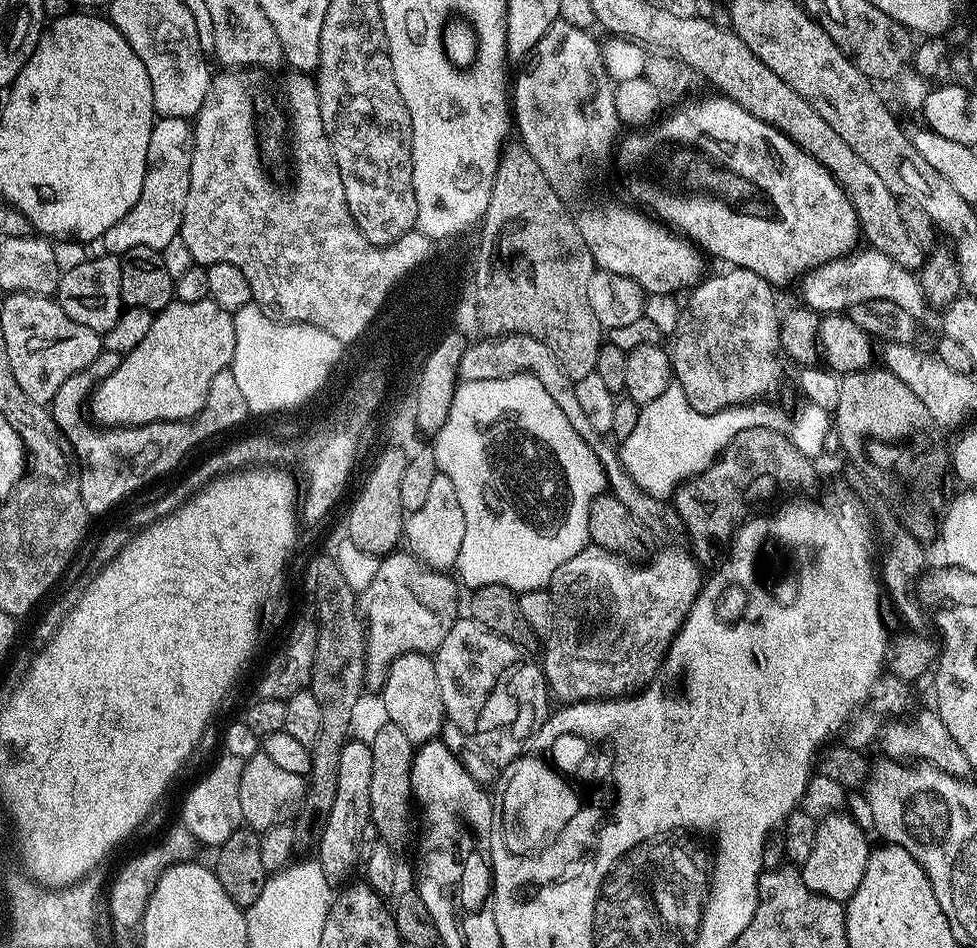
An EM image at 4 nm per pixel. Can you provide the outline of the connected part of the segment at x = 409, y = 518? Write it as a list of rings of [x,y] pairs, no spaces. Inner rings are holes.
[[[439,474],[436,475],[422,510],[407,513],[404,522],[404,534],[407,551],[417,556],[422,563],[430,568],[437,568],[439,572],[448,572],[455,569],[458,554],[462,550],[462,538],[466,538],[466,517],[462,515],[462,506],[458,506],[458,493],[454,491],[454,482],[450,482],[450,478]]]

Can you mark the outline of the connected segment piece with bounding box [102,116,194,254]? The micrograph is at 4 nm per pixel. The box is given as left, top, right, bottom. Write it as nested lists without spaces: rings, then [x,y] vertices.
[[[161,116],[150,130],[148,169],[142,182],[142,194],[138,202],[117,224],[110,226],[102,237],[103,251],[123,254],[135,247],[162,250],[171,239],[180,235],[182,218],[186,210],[186,194],[190,190],[190,162],[194,128],[182,117]]]

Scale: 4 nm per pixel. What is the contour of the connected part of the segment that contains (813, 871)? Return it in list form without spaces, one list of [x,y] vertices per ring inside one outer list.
[[[836,814],[819,823],[814,850],[799,869],[800,876],[813,894],[841,902],[847,902],[858,890],[858,882],[862,882],[862,874],[866,874],[870,851],[870,843],[864,837],[859,822],[844,815]]]

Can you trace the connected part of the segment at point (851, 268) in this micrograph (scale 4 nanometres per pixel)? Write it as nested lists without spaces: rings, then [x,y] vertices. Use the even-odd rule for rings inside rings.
[[[853,250],[837,260],[826,262],[822,266],[805,272],[800,284],[800,296],[803,307],[812,308],[821,314],[844,314],[849,308],[858,306],[858,302],[894,302],[902,306],[906,314],[917,318],[923,317],[926,301],[920,285],[920,277],[913,269],[898,266],[890,262],[886,254],[871,250]]]

